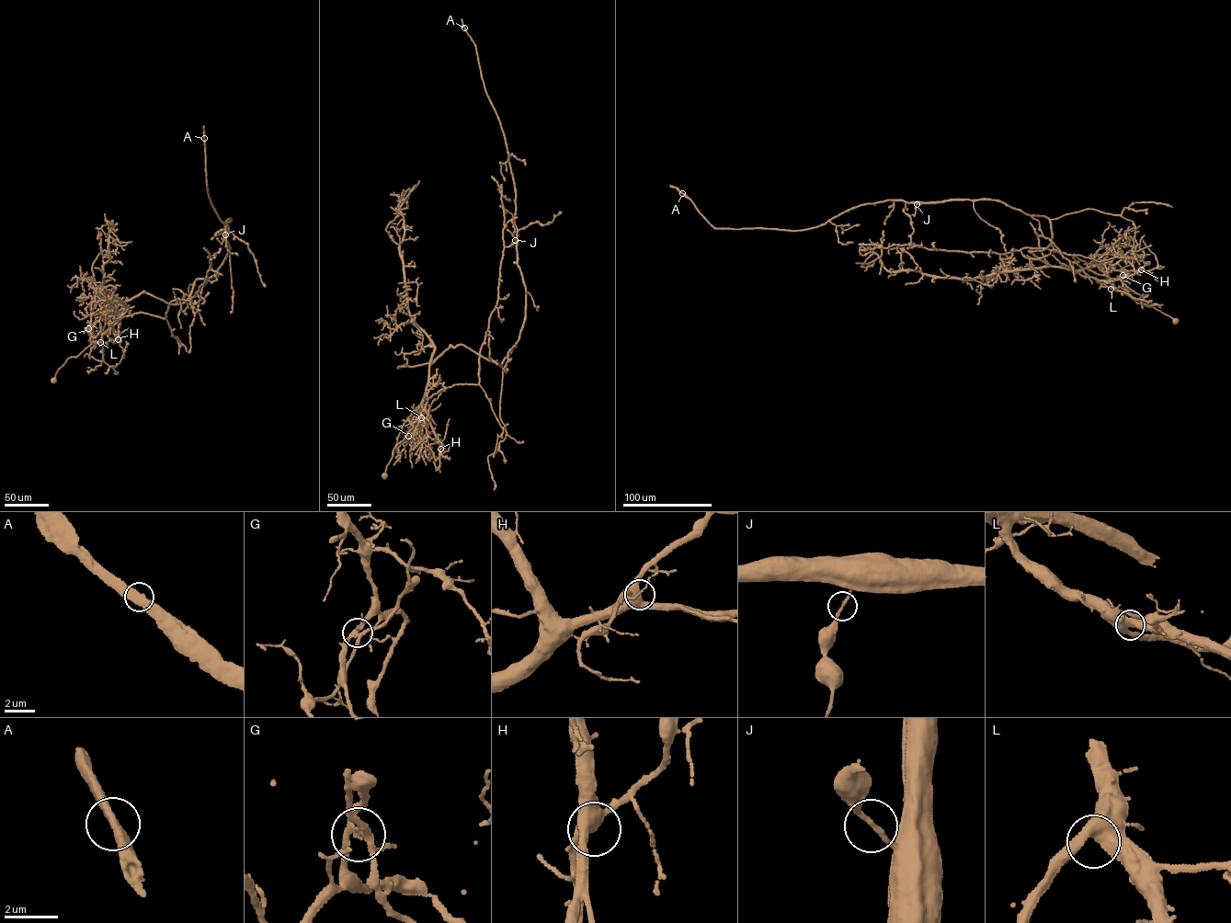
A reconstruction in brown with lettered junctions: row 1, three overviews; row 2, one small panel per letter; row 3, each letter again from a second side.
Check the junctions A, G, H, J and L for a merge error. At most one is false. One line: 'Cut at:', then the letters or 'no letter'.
Cut at: G

